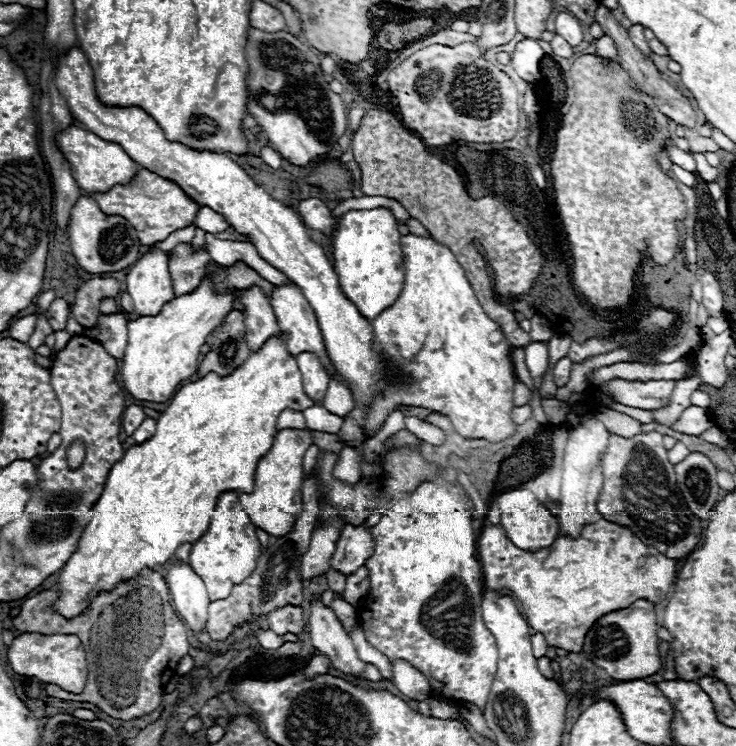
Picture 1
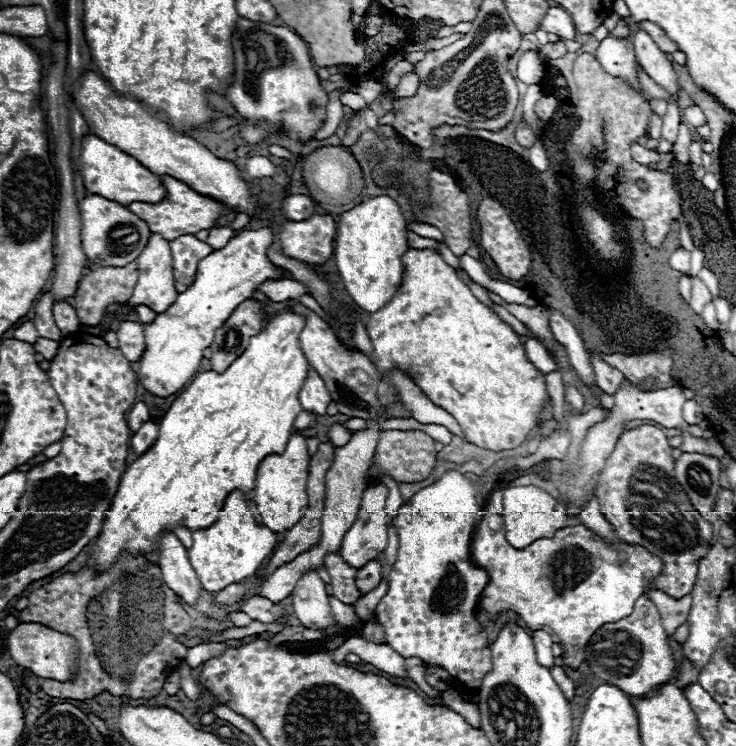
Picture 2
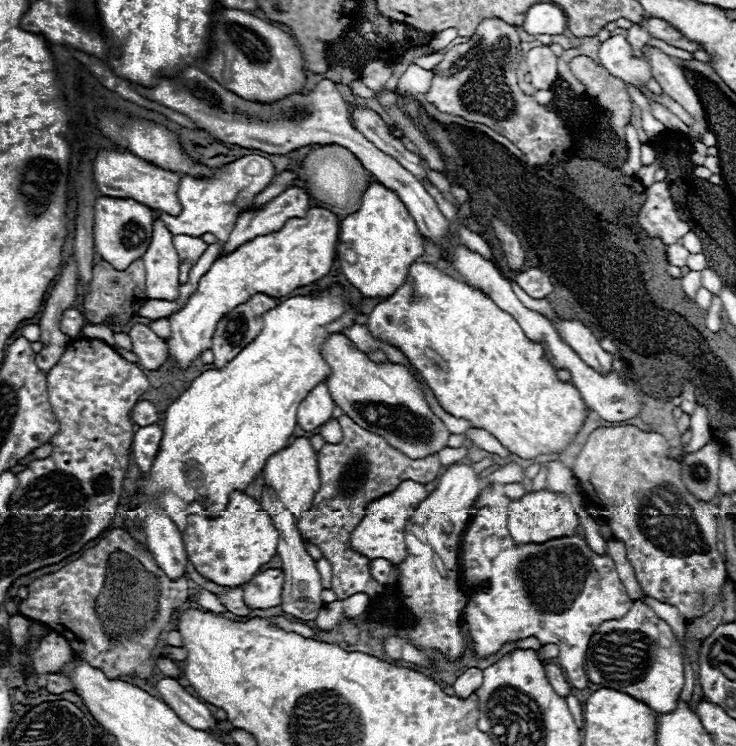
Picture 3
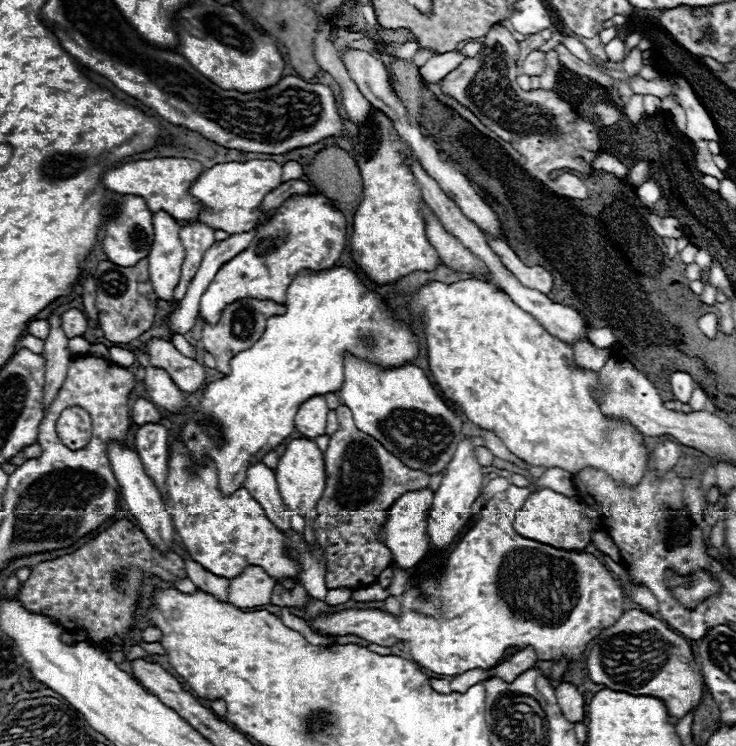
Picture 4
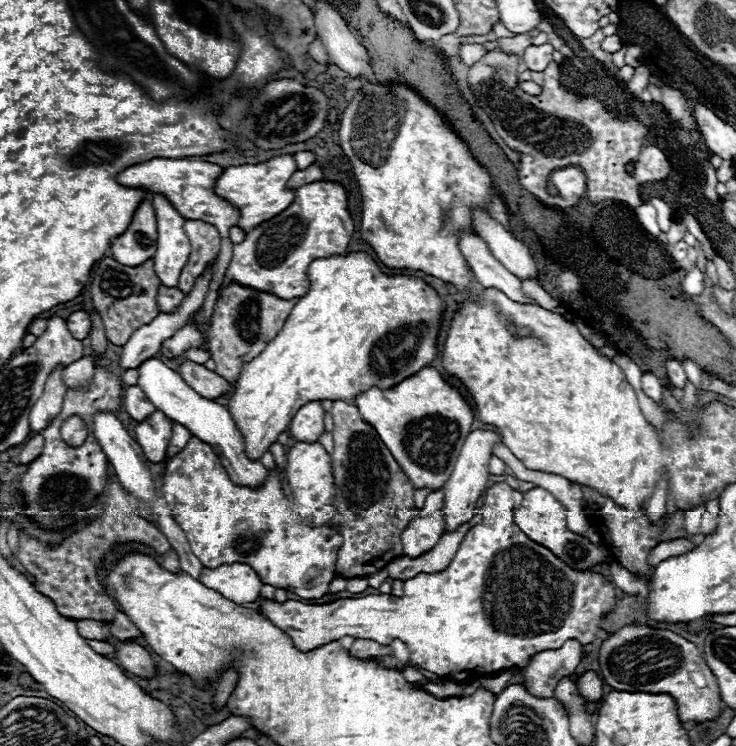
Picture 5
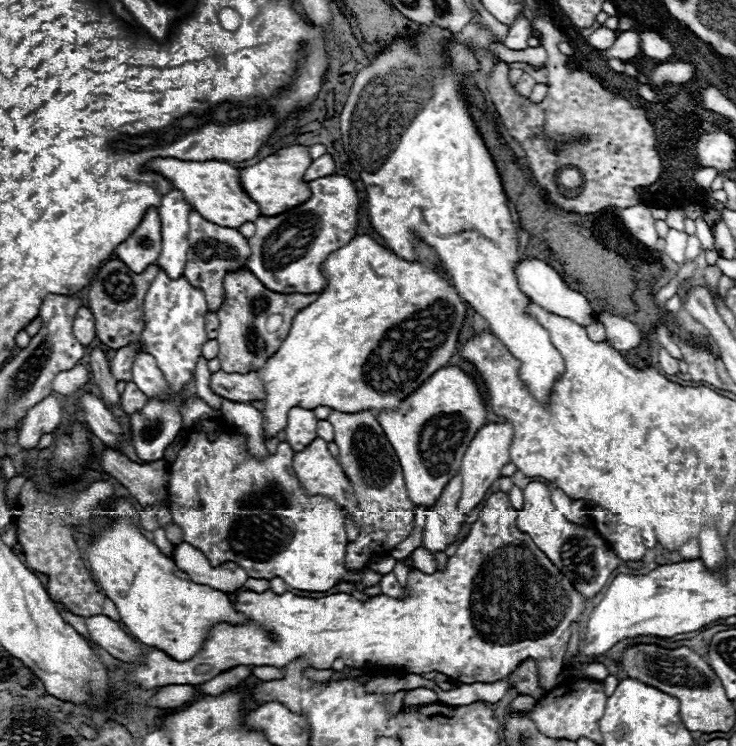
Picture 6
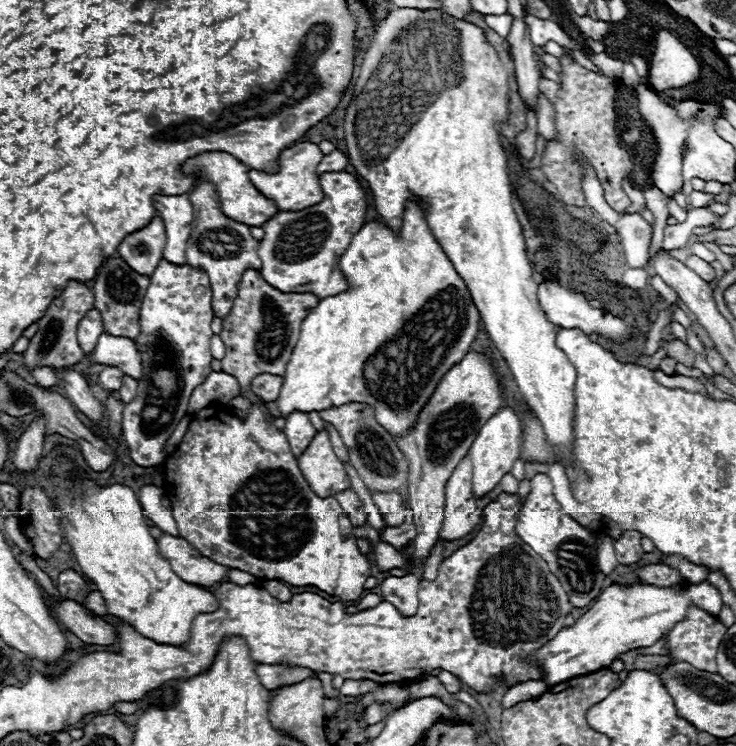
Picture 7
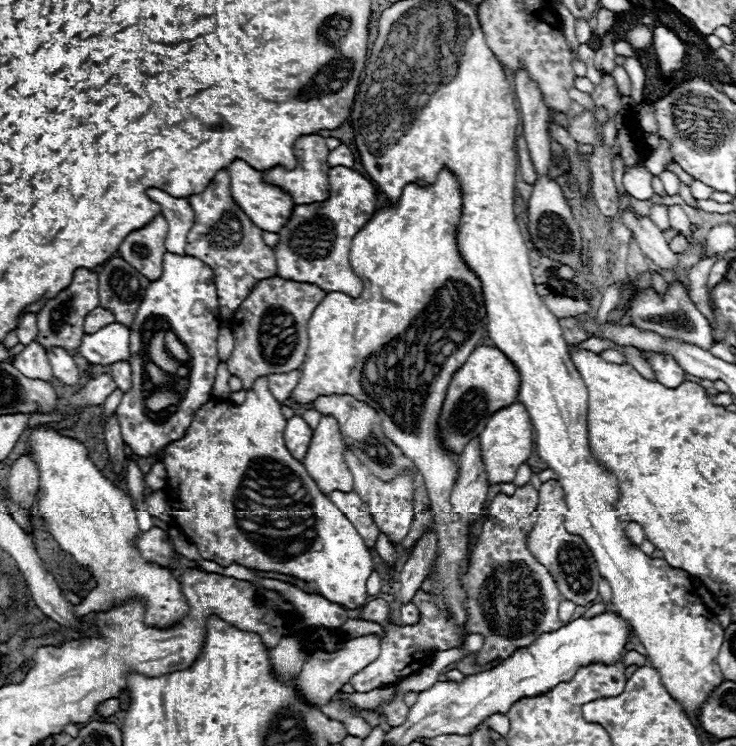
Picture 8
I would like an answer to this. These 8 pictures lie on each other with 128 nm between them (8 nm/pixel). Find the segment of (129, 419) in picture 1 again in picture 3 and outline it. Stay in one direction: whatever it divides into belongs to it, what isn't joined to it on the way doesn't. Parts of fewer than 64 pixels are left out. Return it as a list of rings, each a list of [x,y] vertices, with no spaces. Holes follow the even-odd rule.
[[[142,400],[134,406],[132,410],[132,422],[136,426],[148,426],[148,424],[154,424],[158,422],[158,412],[154,408],[154,404],[150,404],[148,400]]]

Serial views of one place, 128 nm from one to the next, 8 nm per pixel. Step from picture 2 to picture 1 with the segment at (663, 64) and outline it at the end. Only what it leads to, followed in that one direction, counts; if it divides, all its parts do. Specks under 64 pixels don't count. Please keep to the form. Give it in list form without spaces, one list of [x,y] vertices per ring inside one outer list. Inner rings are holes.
[[[632,24],[632,26],[628,28],[628,34],[630,34],[630,38],[632,38],[634,46],[638,46],[646,56],[650,56],[650,54],[652,54],[652,52],[650,52],[650,48],[648,48],[648,42],[646,42],[646,38],[644,38],[644,28],[642,28],[640,24]]]

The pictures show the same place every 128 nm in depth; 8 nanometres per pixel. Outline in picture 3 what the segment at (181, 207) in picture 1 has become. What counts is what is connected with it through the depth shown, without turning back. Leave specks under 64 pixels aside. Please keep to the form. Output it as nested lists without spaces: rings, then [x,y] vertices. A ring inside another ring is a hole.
[[[244,156],[228,164],[226,168],[218,168],[214,178],[180,178],[176,194],[182,204],[182,212],[178,216],[166,212],[154,212],[154,218],[162,220],[174,236],[176,234],[200,236],[204,232],[210,232],[216,236],[218,240],[216,244],[220,246],[230,236],[230,230],[234,228],[238,214],[252,204],[252,198],[258,192],[262,192],[274,176],[276,176],[274,164],[268,158]]]

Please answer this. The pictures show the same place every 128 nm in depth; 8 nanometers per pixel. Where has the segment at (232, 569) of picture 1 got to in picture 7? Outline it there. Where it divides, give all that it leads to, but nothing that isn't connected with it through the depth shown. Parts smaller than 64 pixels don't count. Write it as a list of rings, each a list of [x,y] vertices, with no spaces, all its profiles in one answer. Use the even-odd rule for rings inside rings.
[[[260,402],[260,404],[252,406],[250,416],[246,420],[240,420],[230,410],[226,410],[226,408],[220,410],[220,404],[210,404],[210,406],[198,410],[192,416],[192,422],[190,422],[190,426],[186,430],[184,440],[178,444],[176,452],[164,462],[166,494],[170,496],[170,512],[172,512],[174,520],[176,520],[176,524],[178,524],[180,536],[184,540],[188,540],[202,556],[214,560],[216,564],[222,564],[222,566],[228,566],[228,568],[236,568],[236,570],[242,570],[242,572],[250,572],[256,578],[284,580],[288,584],[292,584],[292,586],[316,586],[318,590],[322,590],[326,594],[332,594],[332,596],[338,596],[342,600],[360,598],[362,592],[364,592],[366,578],[372,576],[372,566],[370,566],[370,560],[364,554],[360,554],[360,550],[356,546],[356,538],[352,534],[352,522],[350,522],[348,514],[340,508],[340,504],[336,502],[336,498],[320,498],[320,496],[316,496],[310,490],[308,482],[304,480],[304,476],[302,476],[302,472],[298,468],[296,456],[290,452],[286,436],[272,426],[272,420],[270,422],[266,420],[266,412],[268,410]]]

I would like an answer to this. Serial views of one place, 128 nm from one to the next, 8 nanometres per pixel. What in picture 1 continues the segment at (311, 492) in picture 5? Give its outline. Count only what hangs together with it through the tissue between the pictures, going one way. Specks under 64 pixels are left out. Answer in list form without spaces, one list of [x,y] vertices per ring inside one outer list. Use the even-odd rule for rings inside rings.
[[[280,430],[272,442],[272,448],[260,458],[256,476],[254,476],[254,492],[238,494],[240,506],[250,516],[252,524],[272,536],[288,534],[294,526],[296,516],[302,512],[302,458],[304,452],[312,446],[312,430]]]

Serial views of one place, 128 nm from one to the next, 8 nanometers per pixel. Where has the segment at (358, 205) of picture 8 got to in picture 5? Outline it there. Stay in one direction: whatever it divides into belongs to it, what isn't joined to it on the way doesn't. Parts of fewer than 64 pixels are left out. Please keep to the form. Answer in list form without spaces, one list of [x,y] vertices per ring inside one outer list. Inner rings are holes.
[[[332,182],[306,184],[306,186],[302,186],[302,188],[298,188],[294,192],[294,202],[284,212],[280,212],[278,216],[262,222],[258,228],[254,228],[244,238],[244,242],[234,244],[232,260],[230,260],[228,270],[224,274],[224,280],[222,280],[220,288],[218,288],[218,296],[234,280],[240,286],[254,288],[254,290],[260,290],[260,292],[266,292],[266,294],[276,294],[282,300],[298,298],[308,290],[306,270],[308,270],[310,262],[314,262],[316,258],[330,258],[330,256],[344,254],[352,234],[354,234],[354,222],[352,222],[350,212],[348,212],[346,190],[340,184],[332,184]]]

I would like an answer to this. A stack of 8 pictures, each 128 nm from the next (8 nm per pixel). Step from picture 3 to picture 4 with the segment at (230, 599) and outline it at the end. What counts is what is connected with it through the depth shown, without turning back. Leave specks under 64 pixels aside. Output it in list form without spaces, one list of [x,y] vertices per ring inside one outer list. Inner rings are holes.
[[[186,554],[186,572],[188,572],[188,578],[204,592],[212,594],[214,598],[218,598],[220,602],[228,602],[228,590],[230,590],[230,584],[226,578],[218,578],[214,574],[210,574],[208,570],[204,570],[198,562],[194,562],[192,558],[188,558]]]

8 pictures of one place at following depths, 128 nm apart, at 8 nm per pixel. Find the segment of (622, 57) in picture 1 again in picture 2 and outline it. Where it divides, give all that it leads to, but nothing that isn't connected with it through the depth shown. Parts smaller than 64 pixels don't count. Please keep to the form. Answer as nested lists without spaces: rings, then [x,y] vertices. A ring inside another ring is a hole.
[[[636,62],[636,74],[638,74],[640,88],[646,92],[646,96],[648,96],[650,100],[666,100],[666,102],[672,100],[672,96],[670,96],[662,86],[658,86],[658,84],[642,70],[642,66],[640,66],[638,62]]]

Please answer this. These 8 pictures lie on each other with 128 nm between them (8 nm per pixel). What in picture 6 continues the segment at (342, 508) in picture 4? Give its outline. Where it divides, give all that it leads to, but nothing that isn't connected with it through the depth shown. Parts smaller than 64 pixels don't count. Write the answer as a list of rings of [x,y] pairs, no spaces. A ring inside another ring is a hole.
[[[332,410],[328,422],[334,426],[334,442],[338,444],[338,462],[352,484],[356,508],[362,512],[360,534],[346,546],[346,568],[362,570],[372,560],[390,554],[414,530],[414,504],[408,498],[400,462],[386,440],[378,420],[370,412],[346,414]]]

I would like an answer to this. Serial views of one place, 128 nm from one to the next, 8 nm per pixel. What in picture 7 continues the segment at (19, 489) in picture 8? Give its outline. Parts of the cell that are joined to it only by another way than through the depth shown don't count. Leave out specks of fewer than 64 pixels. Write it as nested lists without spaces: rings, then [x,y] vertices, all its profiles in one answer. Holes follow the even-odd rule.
[[[36,416],[32,424],[22,432],[22,436],[16,442],[14,452],[14,466],[22,472],[36,470],[40,458],[42,458],[42,446],[44,446],[44,430],[46,420],[44,416]]]

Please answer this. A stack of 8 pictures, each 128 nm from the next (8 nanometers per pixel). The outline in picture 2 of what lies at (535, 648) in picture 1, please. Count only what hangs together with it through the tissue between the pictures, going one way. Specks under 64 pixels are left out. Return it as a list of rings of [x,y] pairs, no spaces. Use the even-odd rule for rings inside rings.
[[[536,630],[532,632],[532,640],[534,640],[534,648],[538,654],[538,662],[546,668],[554,666],[554,656],[552,656],[552,640],[544,630]]]

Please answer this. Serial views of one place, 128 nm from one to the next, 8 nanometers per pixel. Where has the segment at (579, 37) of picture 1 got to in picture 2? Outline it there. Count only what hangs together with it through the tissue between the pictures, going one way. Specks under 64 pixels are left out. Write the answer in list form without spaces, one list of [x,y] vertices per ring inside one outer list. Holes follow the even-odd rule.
[[[550,8],[548,14],[544,16],[540,28],[544,32],[558,34],[560,38],[566,38],[566,40],[574,40],[574,36],[576,36],[574,22],[572,22],[570,14],[566,10],[562,10],[562,8]]]

